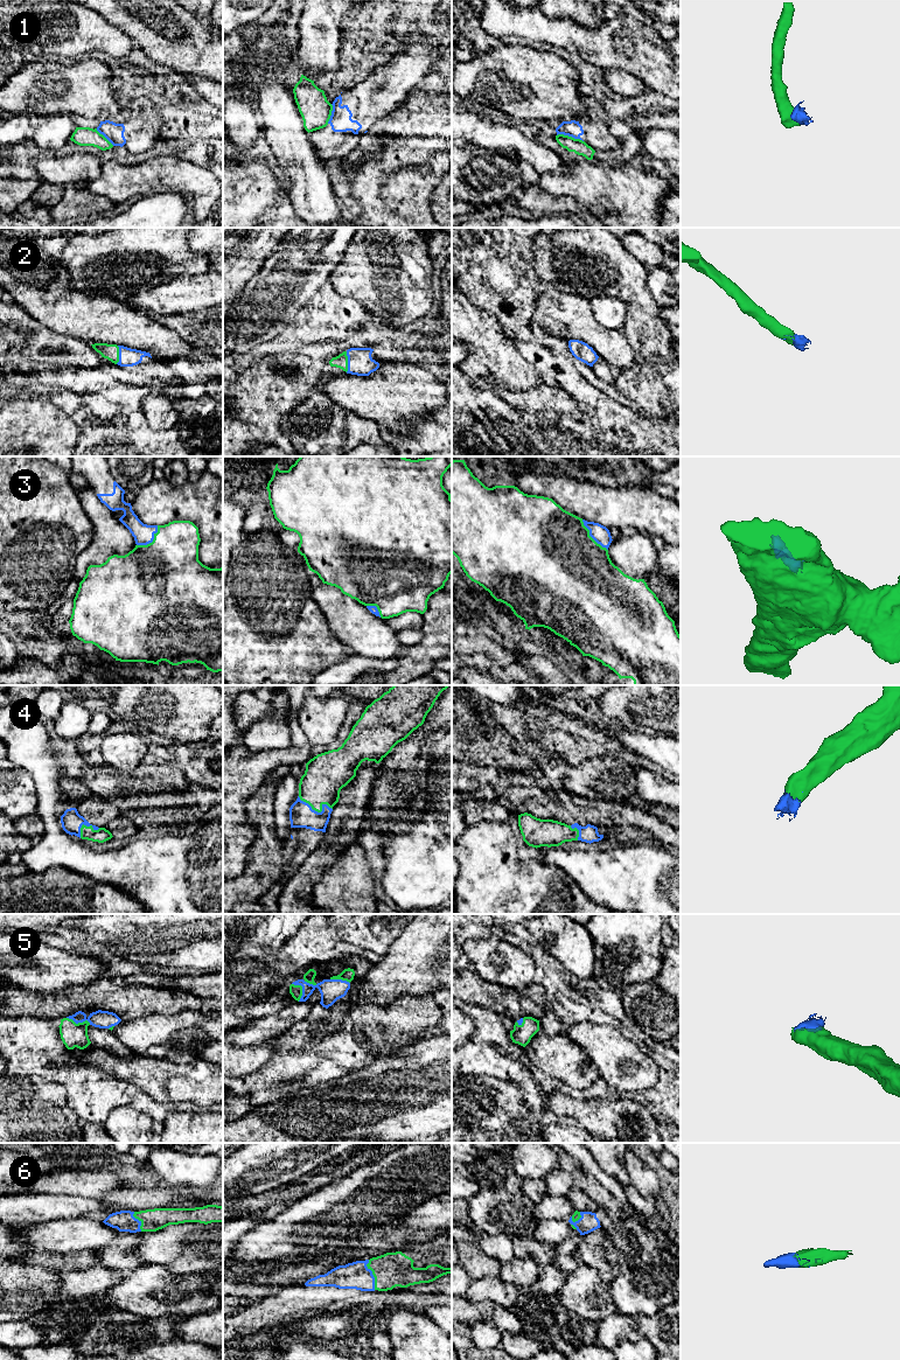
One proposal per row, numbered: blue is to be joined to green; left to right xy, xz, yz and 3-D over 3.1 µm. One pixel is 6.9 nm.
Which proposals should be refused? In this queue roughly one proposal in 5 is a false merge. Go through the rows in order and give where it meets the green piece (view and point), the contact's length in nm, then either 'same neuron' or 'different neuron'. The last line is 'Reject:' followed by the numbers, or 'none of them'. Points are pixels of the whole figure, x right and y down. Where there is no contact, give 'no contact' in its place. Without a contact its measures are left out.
1: contact yz (570, 137); length 190 nm; different neuron
2: contact xz (347, 362); length 140 nm; same neuron
3: contact yz (590, 536); length 280 nm; same neuron
4: contact xz (316, 810); length 260 nm; same neuron
5: contact xy (78, 1023); length 180 nm; same neuron
6: contact xz (372, 1274); length 220 nm; same neuron
Reject: 1

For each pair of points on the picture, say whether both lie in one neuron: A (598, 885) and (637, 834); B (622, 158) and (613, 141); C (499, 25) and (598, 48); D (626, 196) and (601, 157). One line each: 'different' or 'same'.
A: different
B: different
C: same
D: different

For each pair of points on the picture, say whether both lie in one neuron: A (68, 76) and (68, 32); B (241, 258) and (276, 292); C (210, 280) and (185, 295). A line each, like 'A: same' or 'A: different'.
A: different
B: different
C: same

